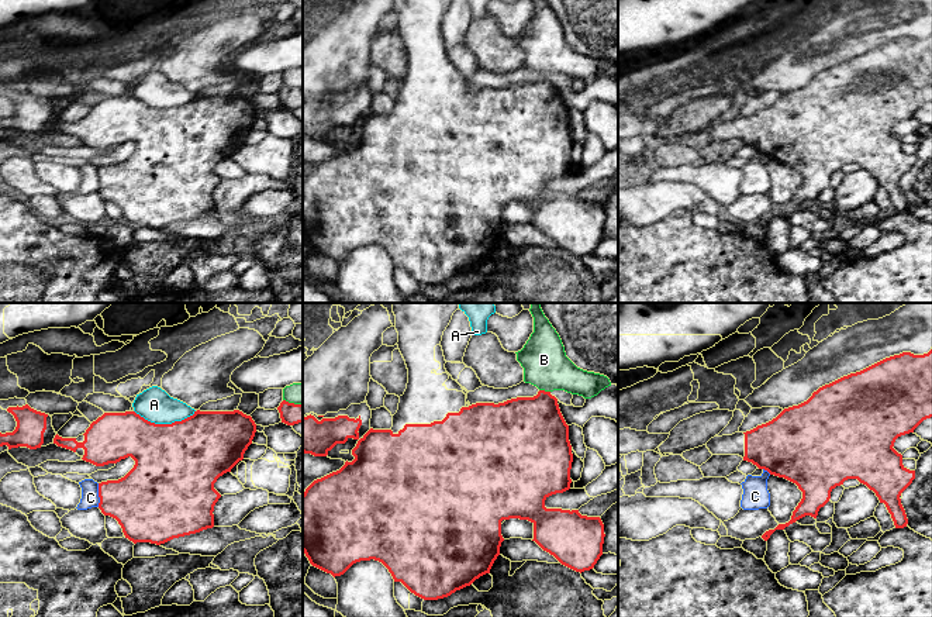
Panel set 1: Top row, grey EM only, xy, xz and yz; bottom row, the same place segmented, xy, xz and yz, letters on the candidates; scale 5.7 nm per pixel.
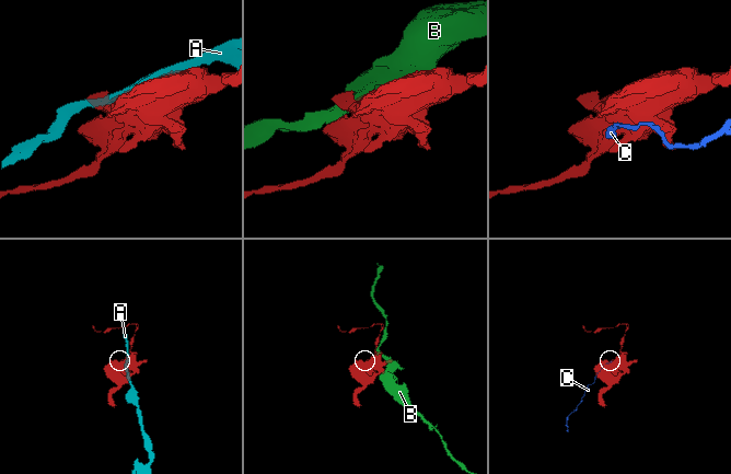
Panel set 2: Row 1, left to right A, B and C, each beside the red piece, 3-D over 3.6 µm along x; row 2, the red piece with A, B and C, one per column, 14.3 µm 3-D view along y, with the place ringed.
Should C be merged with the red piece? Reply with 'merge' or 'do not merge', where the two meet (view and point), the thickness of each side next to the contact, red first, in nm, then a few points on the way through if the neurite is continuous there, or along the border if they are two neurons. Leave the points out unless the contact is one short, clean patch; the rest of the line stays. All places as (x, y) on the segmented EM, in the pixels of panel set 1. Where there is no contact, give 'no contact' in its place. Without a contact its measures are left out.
do not merge; contact xy (99, 495); calibres 360 and 100 nm; border xy (97, 483), (99, 506)

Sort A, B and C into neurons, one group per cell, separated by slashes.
A / B / C

